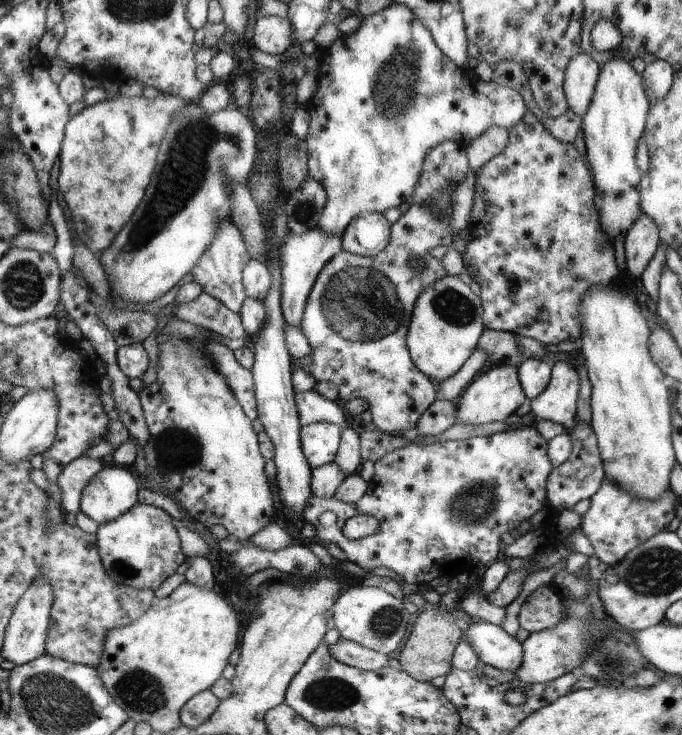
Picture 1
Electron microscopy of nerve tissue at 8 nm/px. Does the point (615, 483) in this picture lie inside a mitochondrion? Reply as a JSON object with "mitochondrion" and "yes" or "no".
{"mitochondrion":"no"}

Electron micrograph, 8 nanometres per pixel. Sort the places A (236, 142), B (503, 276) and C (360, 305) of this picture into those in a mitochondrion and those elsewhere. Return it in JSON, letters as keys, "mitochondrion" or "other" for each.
{"A":"mitochondrion","B":"other","C":"mitochondrion"}

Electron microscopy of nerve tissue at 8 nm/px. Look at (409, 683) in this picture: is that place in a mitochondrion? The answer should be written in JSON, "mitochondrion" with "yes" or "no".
{"mitochondrion":"no"}

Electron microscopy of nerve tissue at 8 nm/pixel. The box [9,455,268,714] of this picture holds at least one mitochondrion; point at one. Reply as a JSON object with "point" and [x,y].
{"point":[121,568]}

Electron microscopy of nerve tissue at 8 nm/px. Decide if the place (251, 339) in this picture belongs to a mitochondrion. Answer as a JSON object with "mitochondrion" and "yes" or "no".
{"mitochondrion":"no"}

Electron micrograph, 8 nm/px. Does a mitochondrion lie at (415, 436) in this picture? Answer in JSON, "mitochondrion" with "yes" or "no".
{"mitochondrion":"no"}

